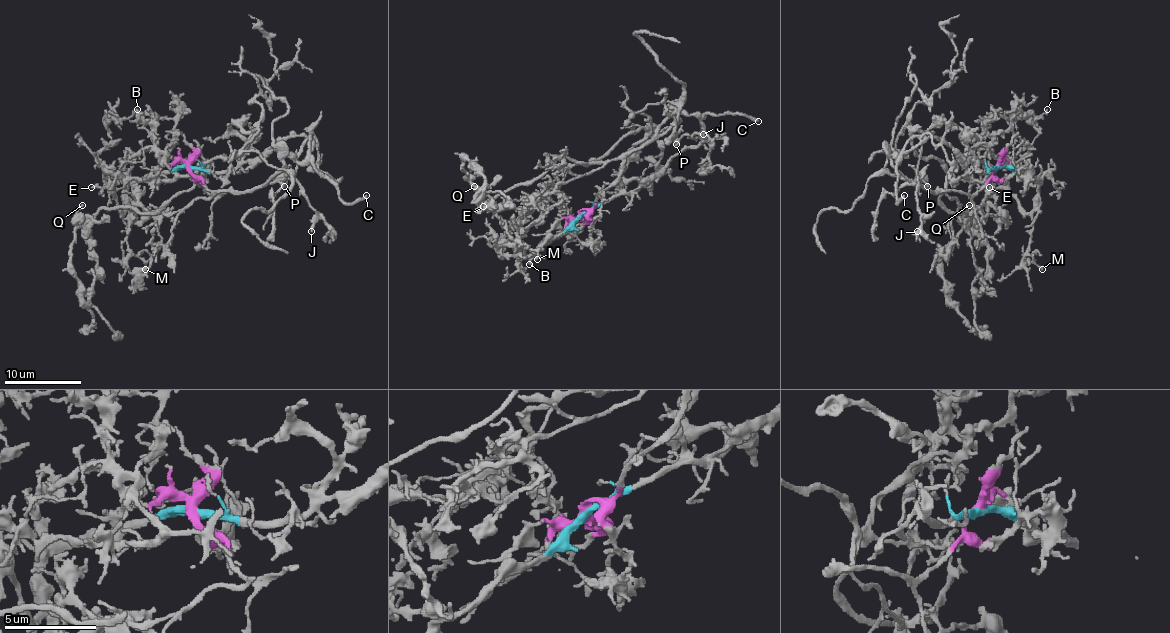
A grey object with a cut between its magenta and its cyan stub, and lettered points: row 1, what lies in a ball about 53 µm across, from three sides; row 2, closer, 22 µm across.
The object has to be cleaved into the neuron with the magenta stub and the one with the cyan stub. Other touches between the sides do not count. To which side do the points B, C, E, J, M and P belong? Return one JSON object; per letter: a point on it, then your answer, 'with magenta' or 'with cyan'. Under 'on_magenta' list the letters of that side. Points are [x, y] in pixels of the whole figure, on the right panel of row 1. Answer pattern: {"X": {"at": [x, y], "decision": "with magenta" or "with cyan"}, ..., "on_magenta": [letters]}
{"B": {"at": [1047, 109], "decision": "with magenta"}, "C": {"at": [904, 195], "decision": "with cyan"}, "E": {"at": [989, 187], "decision": "with cyan"}, "J": {"at": [917, 231], "decision": "with magenta"}, "M": {"at": [1042, 269], "decision": "with cyan"}, "P": {"at": [927, 186], "decision": "with magenta"}, "on_magenta": ["B", "J", "P"]}

